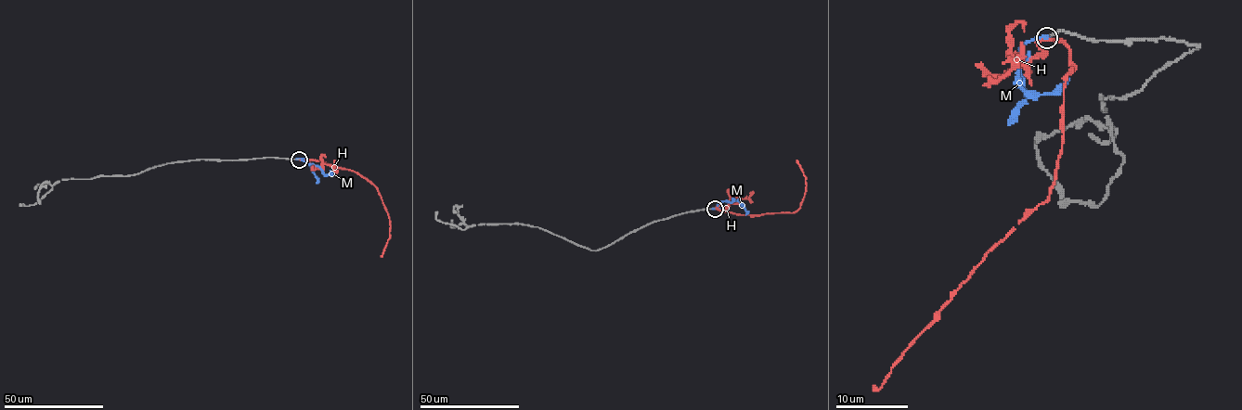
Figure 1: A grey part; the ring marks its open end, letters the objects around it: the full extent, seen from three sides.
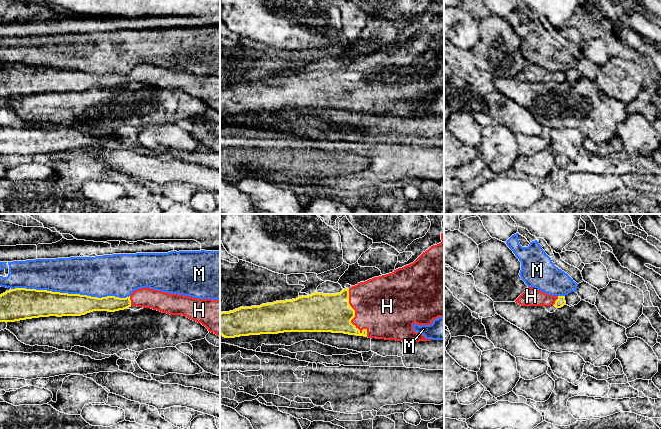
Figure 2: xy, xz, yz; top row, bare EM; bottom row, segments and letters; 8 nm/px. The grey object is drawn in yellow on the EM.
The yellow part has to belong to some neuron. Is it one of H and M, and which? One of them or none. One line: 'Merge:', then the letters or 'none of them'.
Merge: H

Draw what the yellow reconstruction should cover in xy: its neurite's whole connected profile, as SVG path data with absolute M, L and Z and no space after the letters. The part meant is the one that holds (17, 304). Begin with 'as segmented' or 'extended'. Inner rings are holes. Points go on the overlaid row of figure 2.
extended | M147 287L135 290L126 298L115 296L98 298L15 288L0 295L0 322L49 316L81 316L93 311L115 312L131 306L186 316L220 337L220 300L198 299Z

